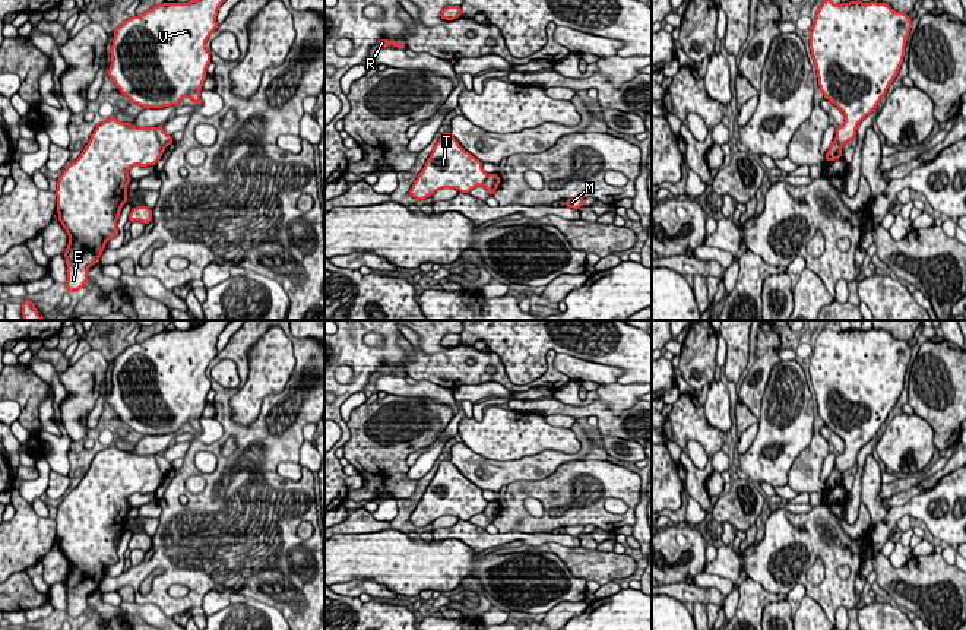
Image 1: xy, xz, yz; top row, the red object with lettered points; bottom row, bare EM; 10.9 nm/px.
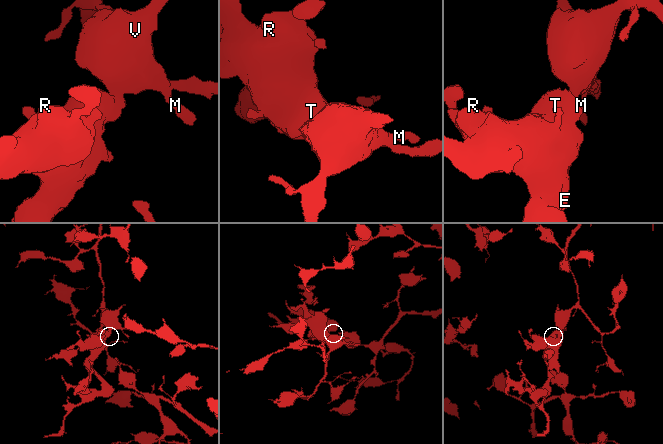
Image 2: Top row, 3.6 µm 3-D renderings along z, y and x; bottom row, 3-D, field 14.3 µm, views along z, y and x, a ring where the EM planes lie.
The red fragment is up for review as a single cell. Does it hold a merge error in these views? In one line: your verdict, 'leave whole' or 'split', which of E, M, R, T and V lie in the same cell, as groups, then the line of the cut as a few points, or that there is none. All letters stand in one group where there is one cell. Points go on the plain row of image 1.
split; groups E R T / M V; cut xy (154, 456), (158, 469), (164, 475)

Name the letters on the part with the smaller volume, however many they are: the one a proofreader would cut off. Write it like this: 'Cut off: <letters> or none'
Cut off: E, R, T

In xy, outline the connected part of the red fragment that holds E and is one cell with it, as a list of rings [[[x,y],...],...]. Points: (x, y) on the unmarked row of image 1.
[[[115,444],[102,447],[96,453],[80,484],[69,491],[57,509],[57,545],[69,561],[66,583],[67,610],[72,621],[85,614],[88,598],[99,589],[105,570],[118,563],[117,548],[127,529],[130,504],[127,497],[140,493],[155,493],[165,475],[159,471],[153,455],[136,455],[118,449]]]

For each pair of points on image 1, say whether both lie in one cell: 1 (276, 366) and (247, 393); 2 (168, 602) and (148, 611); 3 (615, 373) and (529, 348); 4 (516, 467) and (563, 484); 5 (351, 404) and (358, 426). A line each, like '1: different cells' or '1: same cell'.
1: same cell
2: different cells
3: different cells
4: different cells
5: different cells

